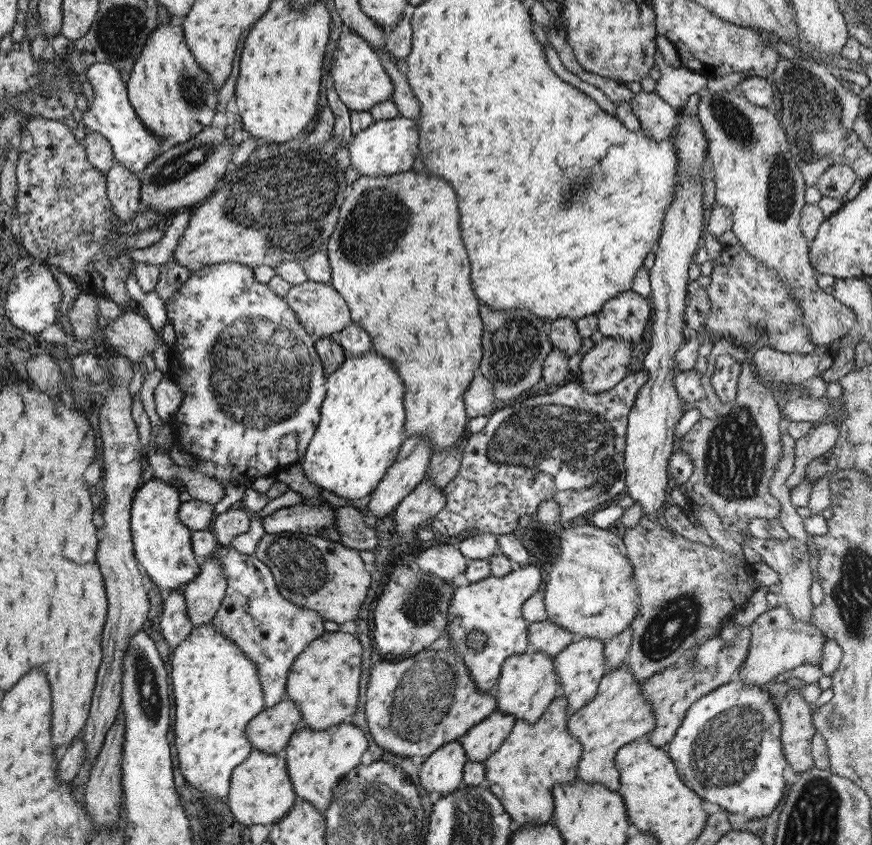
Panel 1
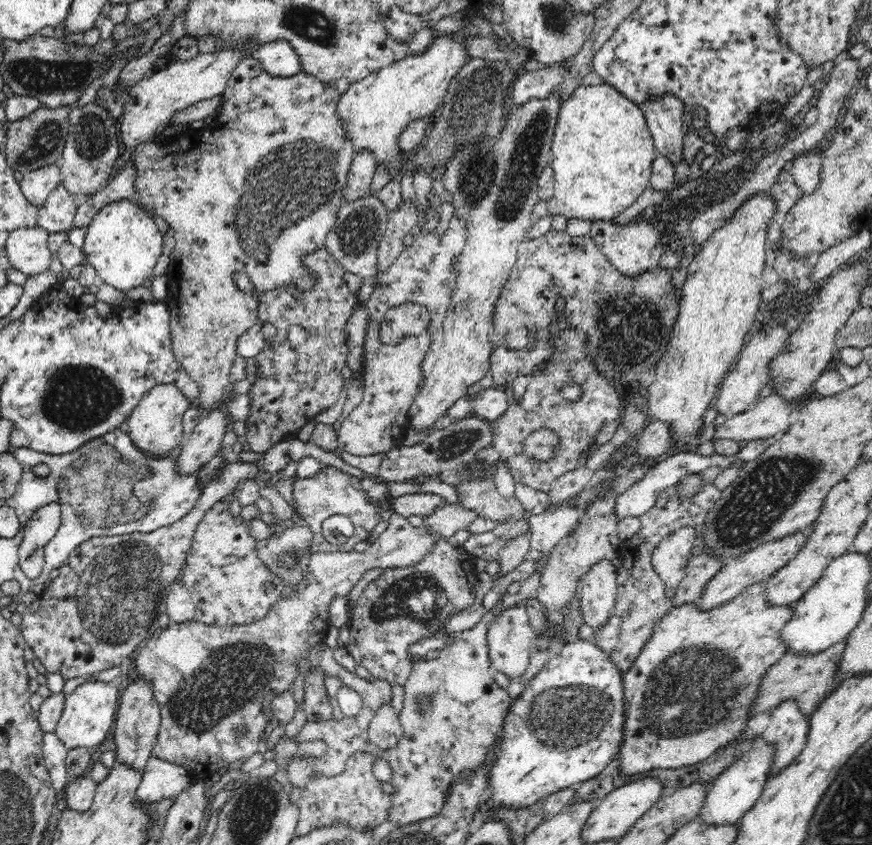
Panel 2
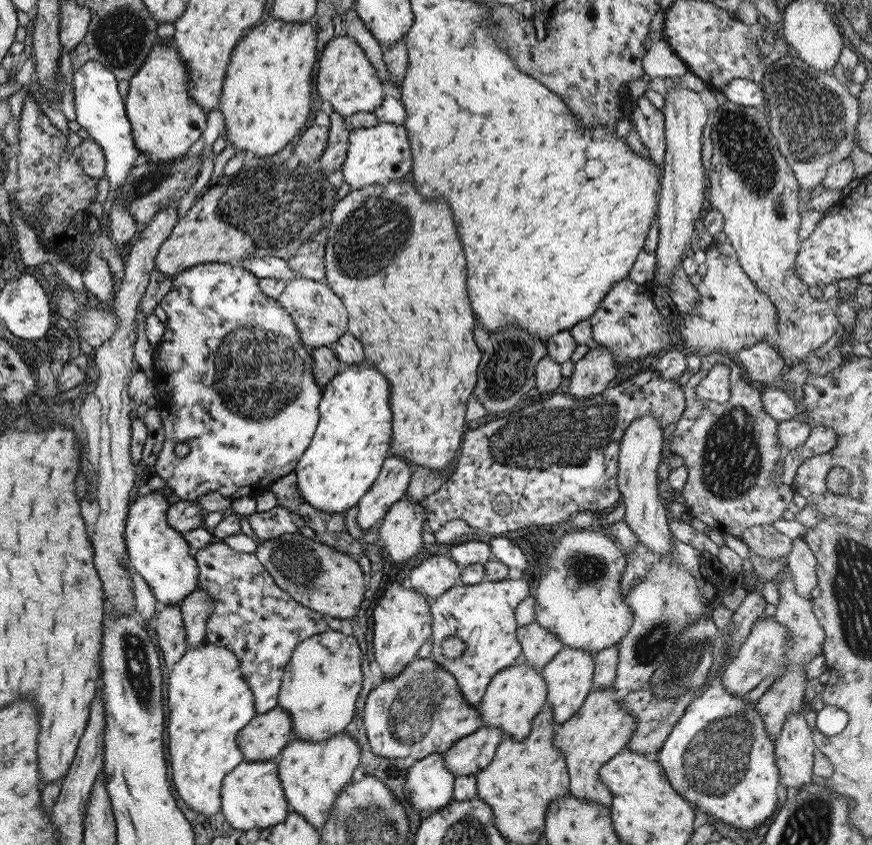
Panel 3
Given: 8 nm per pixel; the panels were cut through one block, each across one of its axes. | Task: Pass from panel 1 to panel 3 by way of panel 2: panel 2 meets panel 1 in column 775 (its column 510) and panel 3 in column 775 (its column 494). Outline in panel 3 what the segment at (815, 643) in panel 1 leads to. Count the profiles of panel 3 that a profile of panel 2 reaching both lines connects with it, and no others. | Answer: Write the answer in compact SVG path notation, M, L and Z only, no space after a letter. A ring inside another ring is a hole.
M757 618L750 633L739 647L736 654L731 657L720 675L720 683L730 695L740 695L744 697L749 690L753 690L765 676L772 675L779 666L786 662L784 655L784 644L790 636L783 625L780 625L774 618Z

